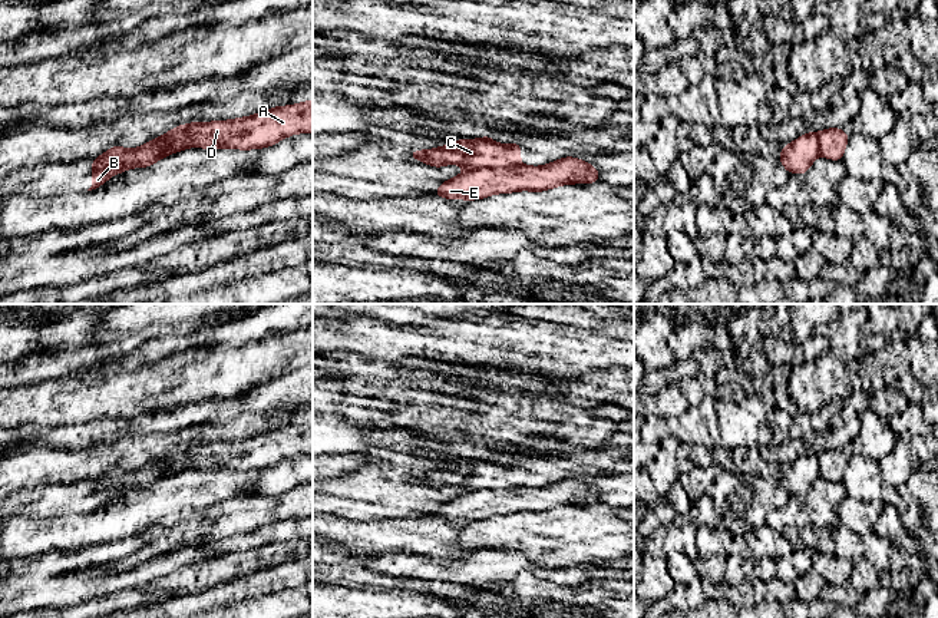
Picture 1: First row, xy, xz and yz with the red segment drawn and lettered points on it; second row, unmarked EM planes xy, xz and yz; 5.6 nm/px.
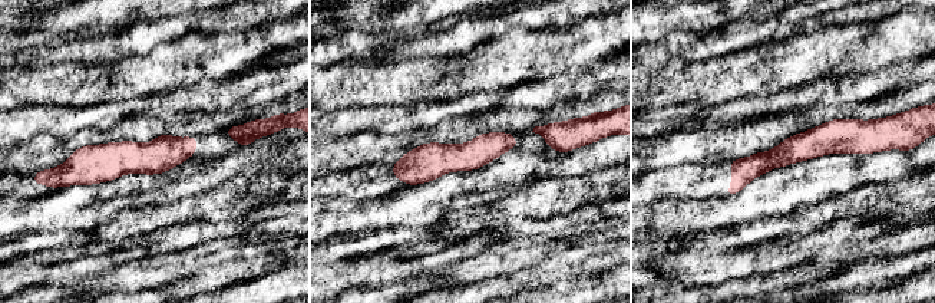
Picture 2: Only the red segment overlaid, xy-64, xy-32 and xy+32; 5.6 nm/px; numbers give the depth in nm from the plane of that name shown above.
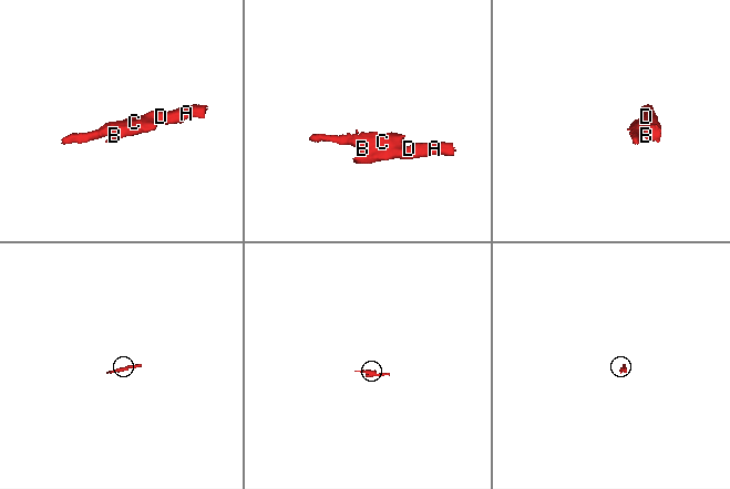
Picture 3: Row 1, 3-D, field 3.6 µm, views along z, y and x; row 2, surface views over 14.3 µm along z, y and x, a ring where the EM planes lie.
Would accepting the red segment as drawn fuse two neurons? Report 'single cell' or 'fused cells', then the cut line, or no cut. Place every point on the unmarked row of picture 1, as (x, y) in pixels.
fused cells; cut in xz along (518, 485), (466, 492)

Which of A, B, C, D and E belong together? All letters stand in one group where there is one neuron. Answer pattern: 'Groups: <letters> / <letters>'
Groups: A B D E / C

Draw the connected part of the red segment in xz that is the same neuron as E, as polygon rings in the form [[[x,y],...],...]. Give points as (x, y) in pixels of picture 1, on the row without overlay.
[[[565,477],[542,488],[480,489],[445,502],[433,516],[446,520],[483,520],[516,512],[541,513],[561,506],[600,502],[598,490],[582,480]]]

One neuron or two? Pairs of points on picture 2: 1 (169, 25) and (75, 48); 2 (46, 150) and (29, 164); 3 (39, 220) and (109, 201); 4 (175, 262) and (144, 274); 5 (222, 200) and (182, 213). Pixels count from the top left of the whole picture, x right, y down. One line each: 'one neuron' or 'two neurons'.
1: one neuron
2: one neuron
3: one neuron
4: one neuron
5: one neuron

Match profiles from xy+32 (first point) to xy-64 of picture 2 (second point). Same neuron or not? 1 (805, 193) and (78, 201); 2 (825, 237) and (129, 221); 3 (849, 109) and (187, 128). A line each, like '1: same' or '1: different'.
1: same
2: same
3: same

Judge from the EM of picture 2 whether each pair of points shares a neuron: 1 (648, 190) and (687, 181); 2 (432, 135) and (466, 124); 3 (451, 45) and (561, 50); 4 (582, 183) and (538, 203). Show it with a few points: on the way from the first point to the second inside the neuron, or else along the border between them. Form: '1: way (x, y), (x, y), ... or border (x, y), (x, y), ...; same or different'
1: way (658, 185), (677, 184); same
2: border (456, 119), (443, 118), (433, 127), (422, 131); different
3: border (506, 33), (483, 39), (468, 52), (442, 55); different
4: way (571, 191), (549, 200); same

